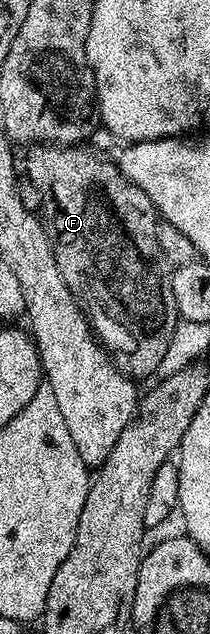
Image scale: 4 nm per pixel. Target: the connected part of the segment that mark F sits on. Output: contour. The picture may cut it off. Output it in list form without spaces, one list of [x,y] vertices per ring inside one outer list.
[[[37,144],[28,152],[31,153],[27,156],[25,176],[41,190],[41,219],[45,234],[51,239],[53,258],[57,258],[57,270],[61,270],[69,290],[77,294],[99,343],[107,349],[116,366],[132,378],[154,377],[180,319],[173,302],[173,268],[167,263],[157,236],[161,217],[149,194],[129,182],[119,172],[114,159],[90,147]]]

